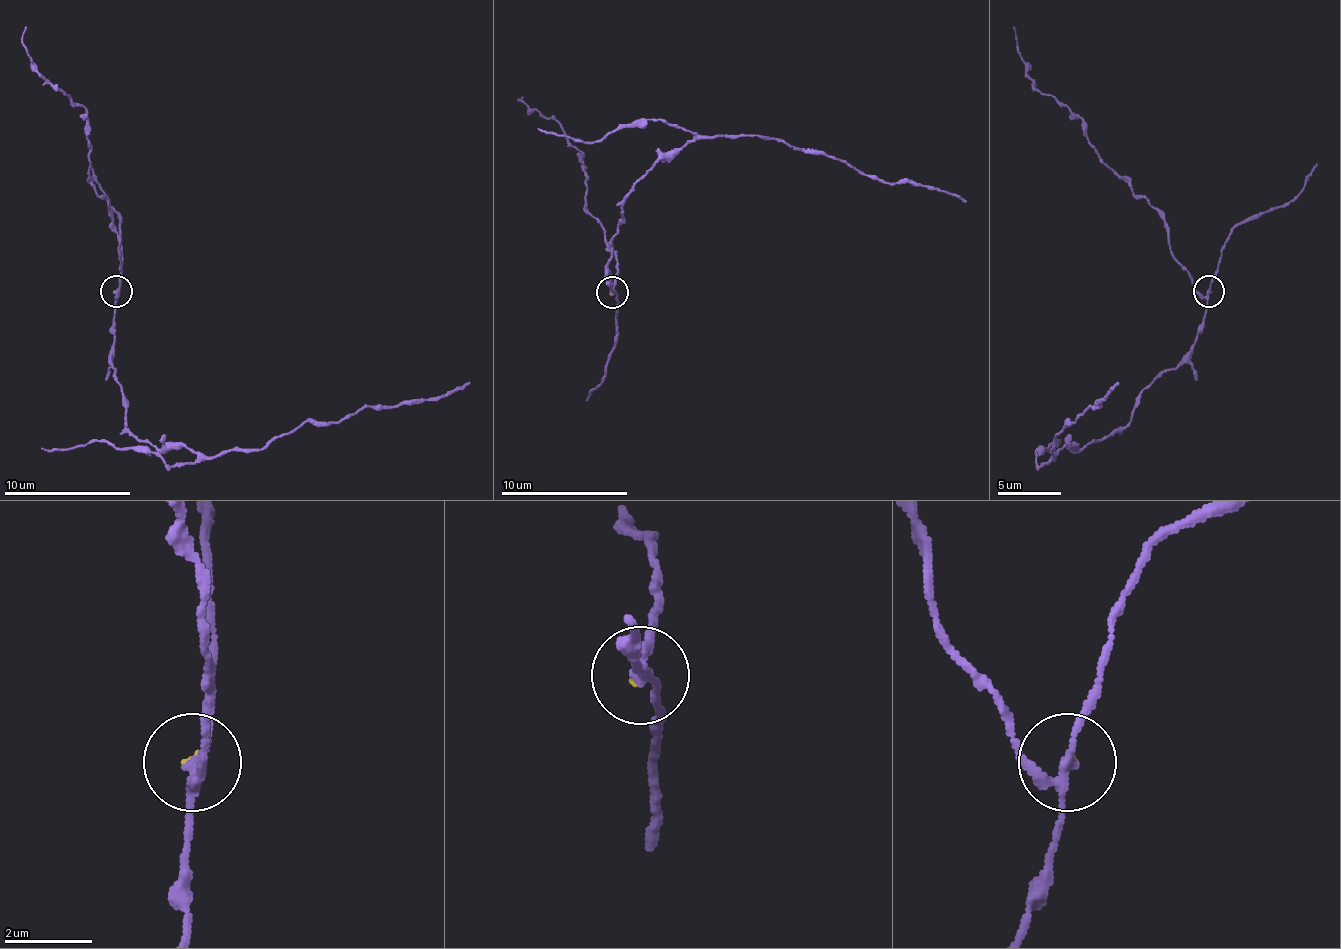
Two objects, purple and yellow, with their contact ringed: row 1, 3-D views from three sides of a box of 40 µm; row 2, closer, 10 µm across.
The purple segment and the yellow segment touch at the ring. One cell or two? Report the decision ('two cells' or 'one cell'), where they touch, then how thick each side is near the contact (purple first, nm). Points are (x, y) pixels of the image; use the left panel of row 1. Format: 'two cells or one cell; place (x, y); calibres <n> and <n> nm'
two cells; place (116, 291); calibres 200 and 70 nm

